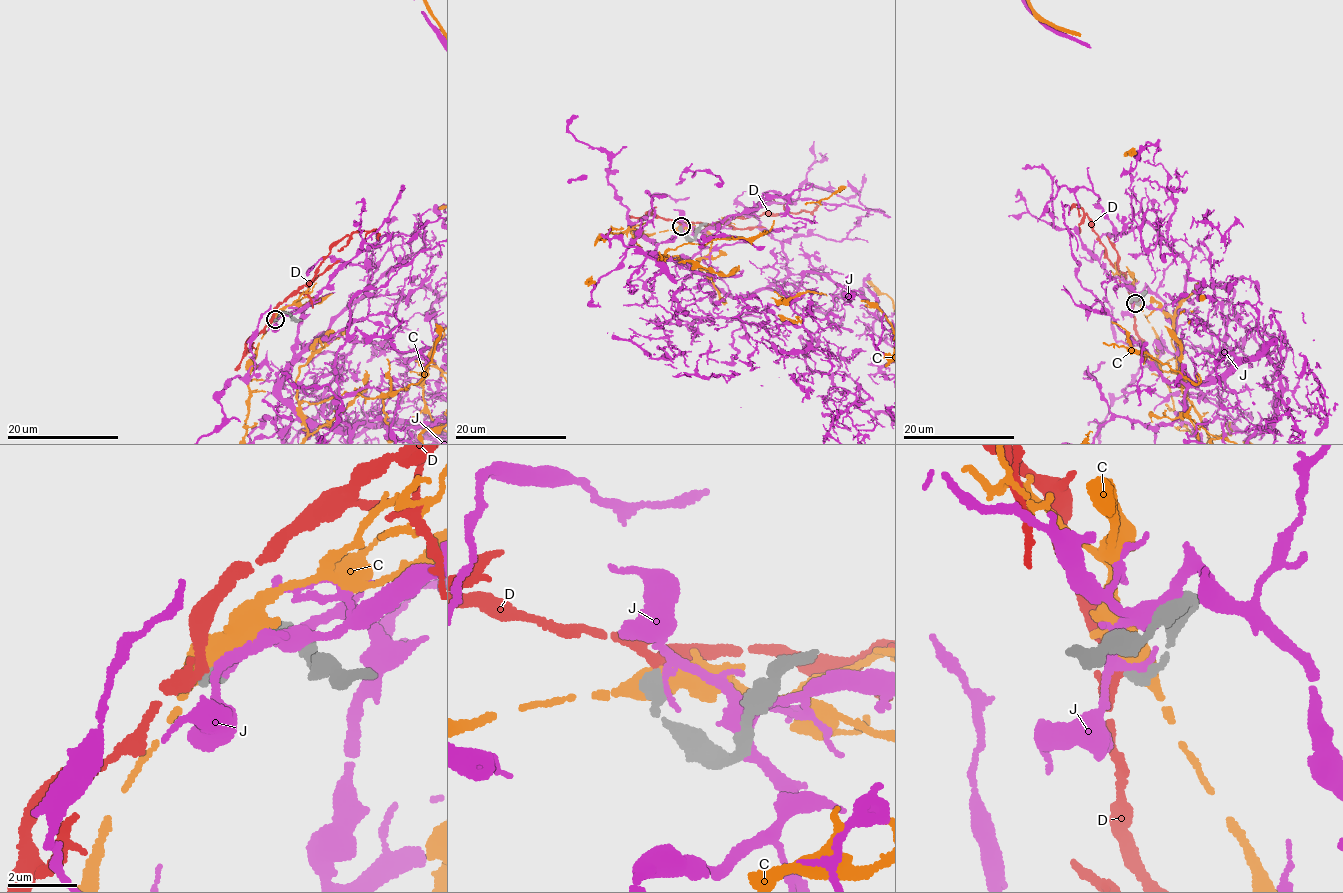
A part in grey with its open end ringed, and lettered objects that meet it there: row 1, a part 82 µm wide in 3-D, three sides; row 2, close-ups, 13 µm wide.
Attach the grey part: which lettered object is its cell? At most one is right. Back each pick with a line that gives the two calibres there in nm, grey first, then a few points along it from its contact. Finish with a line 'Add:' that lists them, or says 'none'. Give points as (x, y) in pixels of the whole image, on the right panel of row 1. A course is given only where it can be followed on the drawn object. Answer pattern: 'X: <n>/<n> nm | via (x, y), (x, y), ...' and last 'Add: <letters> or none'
D: 440/260 nm | via (1135, 304), (1090, 219), (1076, 205), (1070, 214)
Add: D

